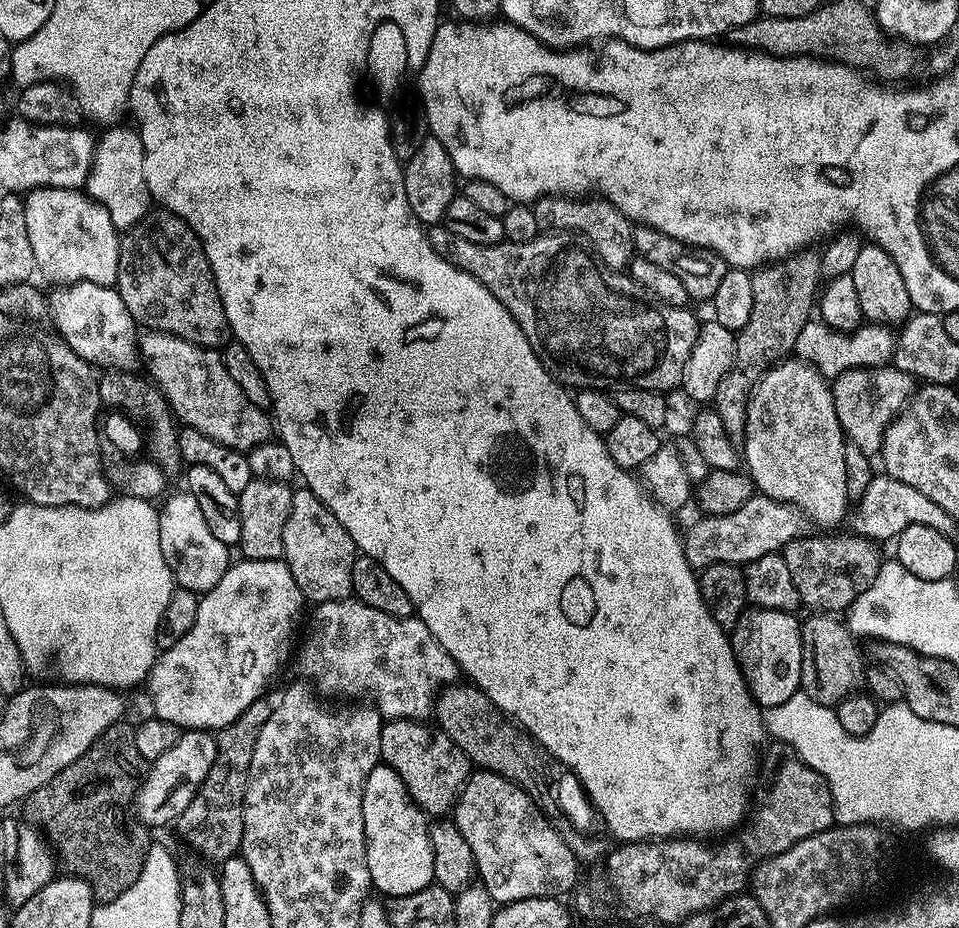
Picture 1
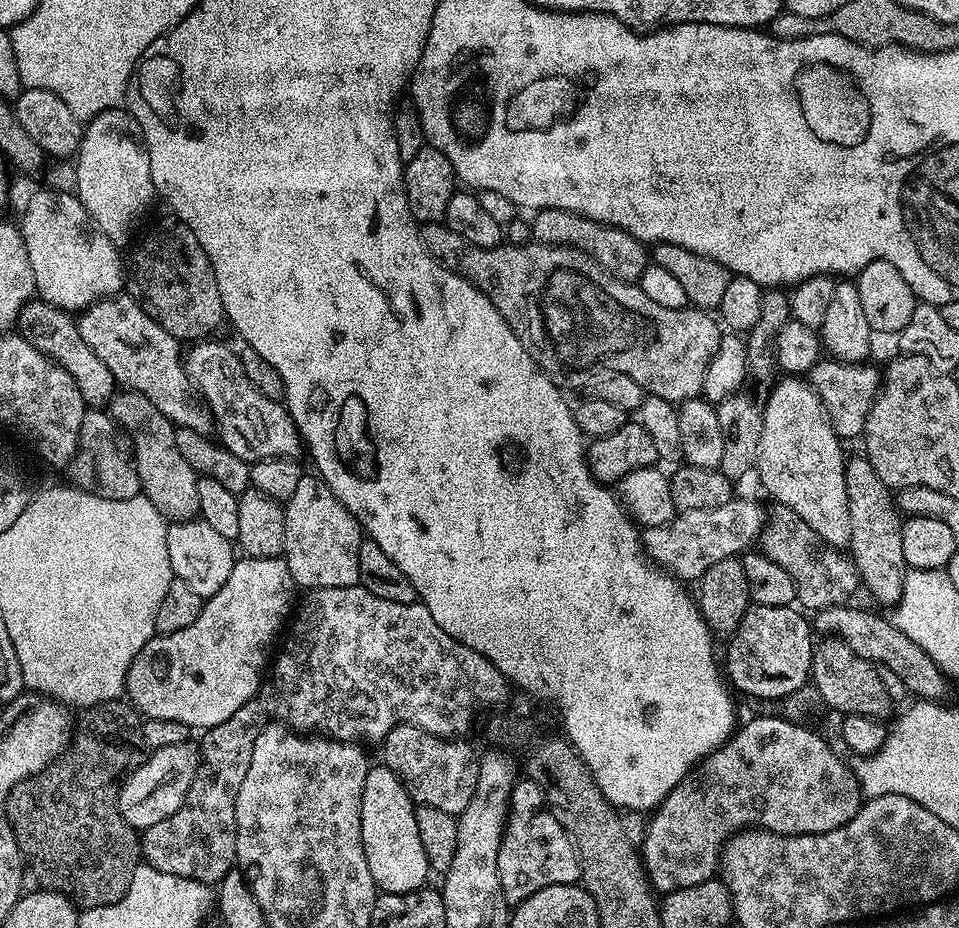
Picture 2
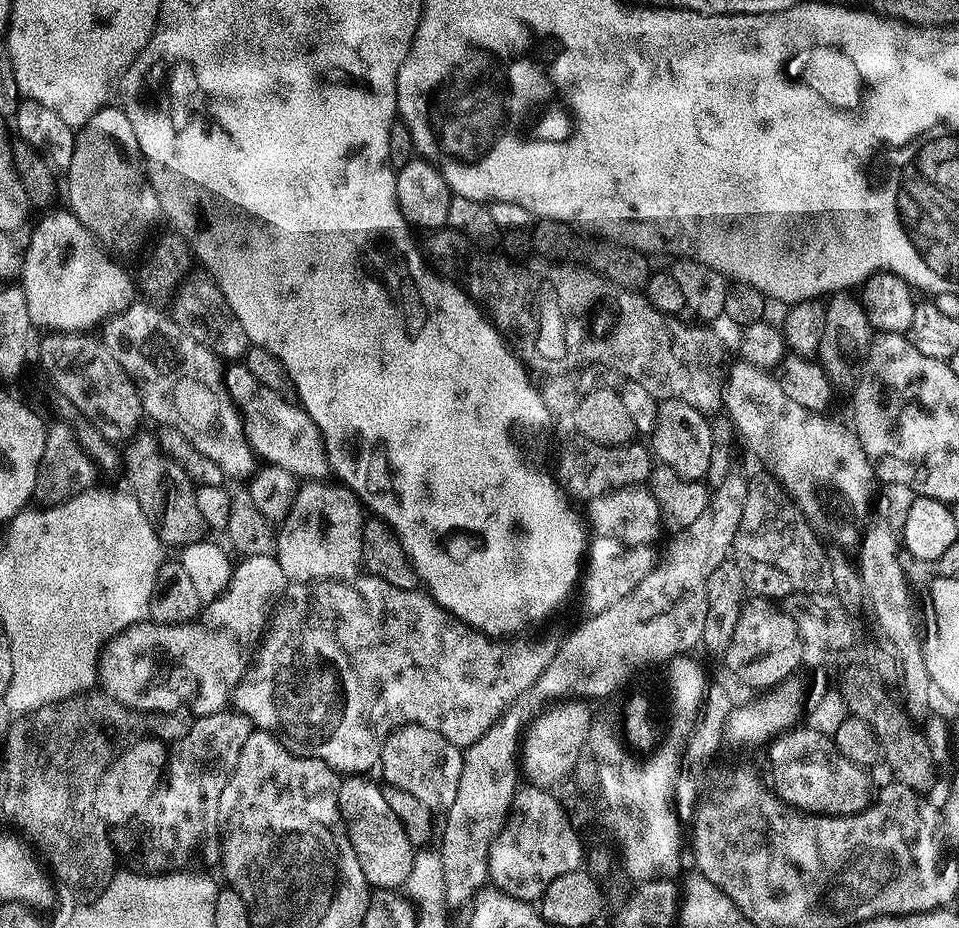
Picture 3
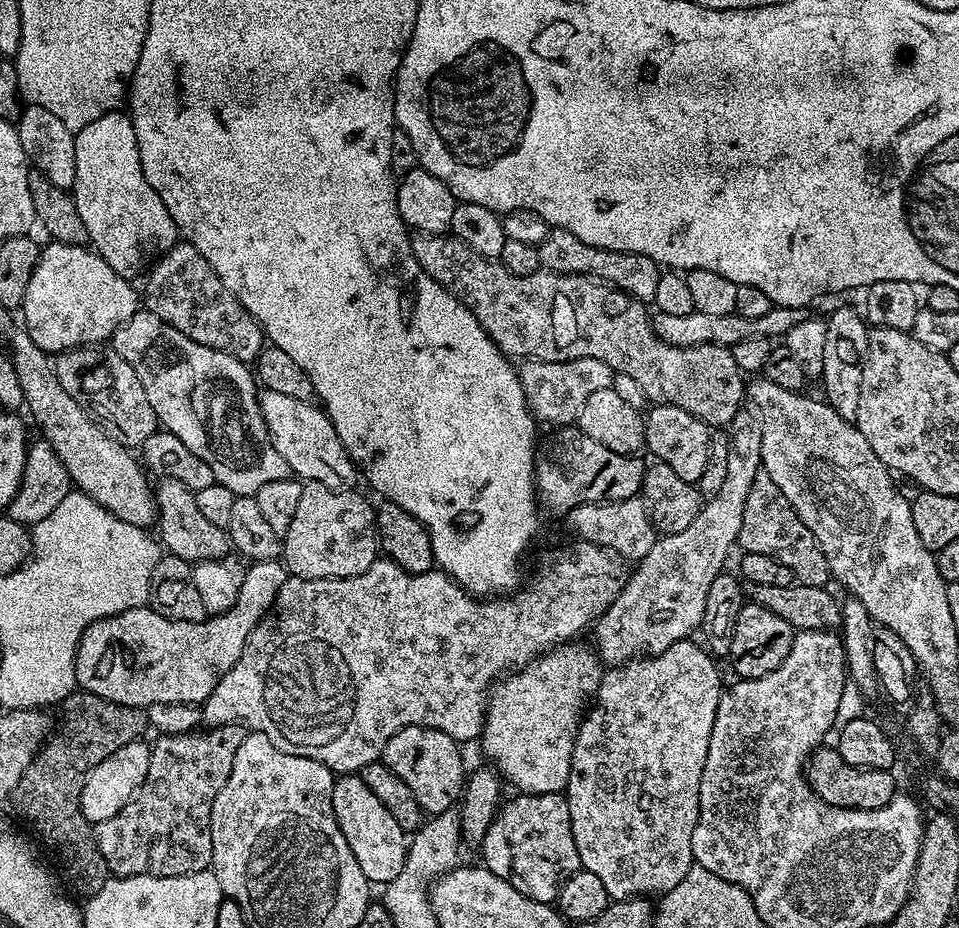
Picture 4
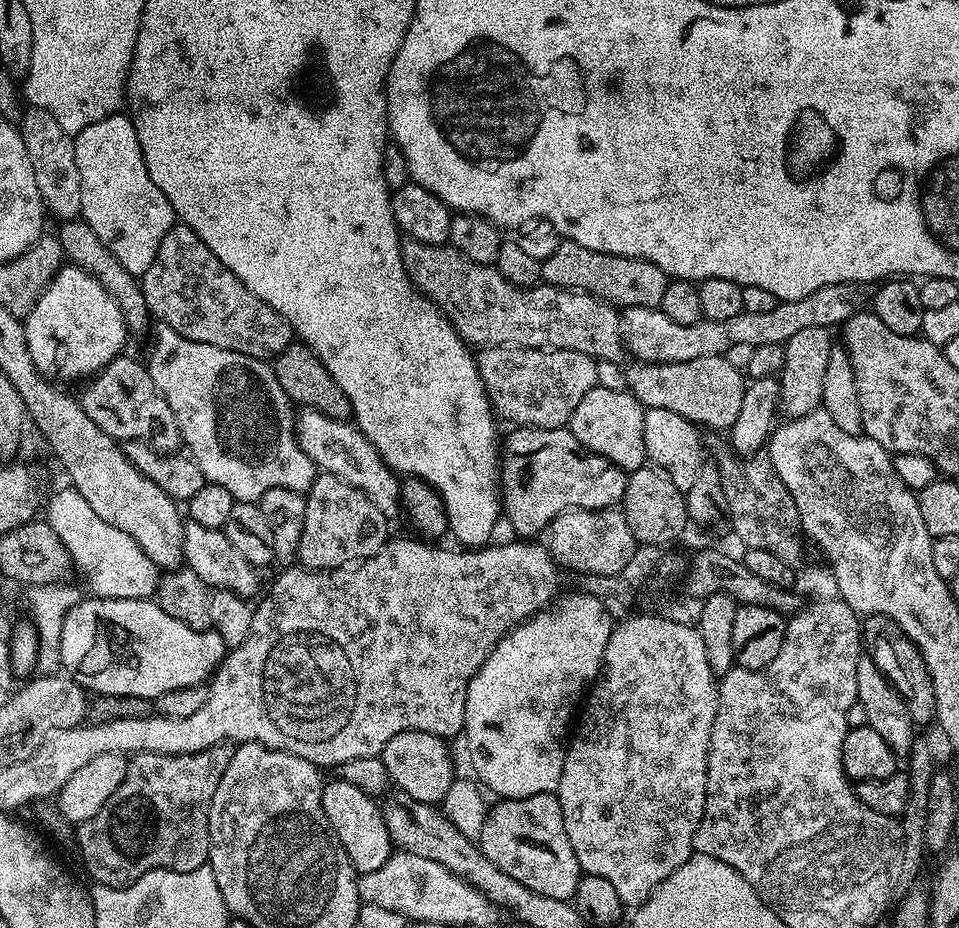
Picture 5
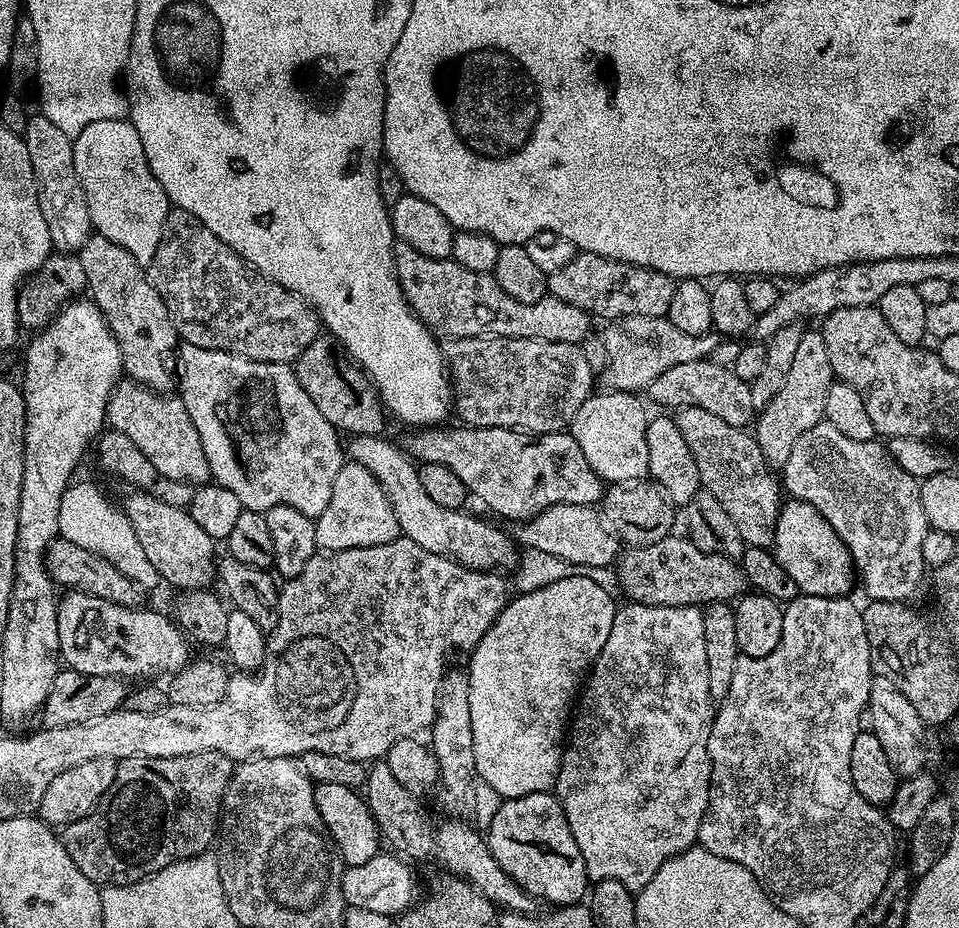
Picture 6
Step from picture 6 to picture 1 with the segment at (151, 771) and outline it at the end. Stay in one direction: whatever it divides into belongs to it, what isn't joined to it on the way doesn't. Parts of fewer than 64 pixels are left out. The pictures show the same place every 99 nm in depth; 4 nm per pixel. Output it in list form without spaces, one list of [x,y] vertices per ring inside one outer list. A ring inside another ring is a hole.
[[[261,698],[250,702],[232,724],[219,729],[216,737],[216,757],[214,766],[210,766],[210,774],[202,782],[198,794],[192,804],[176,821],[174,829],[197,852],[208,860],[223,862],[240,852],[240,843],[244,833],[244,795],[248,789],[250,774],[250,758],[254,758],[254,742],[258,742],[258,734],[262,734],[262,726],[270,718],[273,701]]]

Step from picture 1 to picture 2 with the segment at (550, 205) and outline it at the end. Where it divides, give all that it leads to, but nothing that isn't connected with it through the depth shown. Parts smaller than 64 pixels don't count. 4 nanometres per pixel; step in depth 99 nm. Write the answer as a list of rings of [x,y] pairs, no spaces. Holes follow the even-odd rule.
[[[542,208],[531,217],[532,240],[538,244],[561,244],[567,248],[582,250],[594,262],[608,271],[614,278],[629,282],[639,282],[642,274],[648,269],[650,252],[640,241],[635,240],[626,230],[615,228],[609,224],[599,224],[585,216],[574,214],[570,210]]]

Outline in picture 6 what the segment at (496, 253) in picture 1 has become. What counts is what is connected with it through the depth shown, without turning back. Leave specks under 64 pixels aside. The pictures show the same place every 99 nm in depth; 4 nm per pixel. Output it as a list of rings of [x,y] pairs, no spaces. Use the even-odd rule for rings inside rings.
[[[401,240],[394,244],[394,263],[413,314],[437,337],[530,338],[580,344],[589,335],[588,313],[562,302],[562,298],[546,295],[538,302],[514,302],[489,273],[466,270],[451,258],[426,258],[426,254],[418,254],[414,246],[406,246]],[[691,360],[685,364],[666,370],[654,382],[648,385],[647,395],[652,395],[656,404],[665,404],[668,410],[685,408],[686,406],[702,406],[702,410],[710,410],[710,414],[718,414],[722,422],[730,422],[730,426],[747,429],[754,420],[752,406],[751,383],[732,372],[727,364],[716,364],[711,360]]]

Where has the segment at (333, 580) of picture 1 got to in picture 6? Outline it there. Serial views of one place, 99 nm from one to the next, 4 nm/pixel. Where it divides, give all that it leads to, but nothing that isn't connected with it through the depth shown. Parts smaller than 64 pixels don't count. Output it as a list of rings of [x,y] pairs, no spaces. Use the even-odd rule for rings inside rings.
[[[345,462],[334,478],[334,490],[330,494],[330,506],[315,517],[316,547],[325,553],[354,550],[366,546],[382,546],[391,540],[401,539],[398,518],[386,498],[380,483],[366,470],[366,466]]]

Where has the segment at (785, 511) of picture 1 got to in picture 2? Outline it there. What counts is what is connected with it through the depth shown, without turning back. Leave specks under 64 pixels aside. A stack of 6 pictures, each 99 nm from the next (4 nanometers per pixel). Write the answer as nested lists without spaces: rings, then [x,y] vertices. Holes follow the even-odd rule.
[[[733,498],[730,502],[726,502],[726,506],[680,512],[666,526],[643,529],[642,543],[644,551],[661,569],[671,572],[681,581],[689,582],[688,580],[692,580],[692,582],[696,582],[706,570],[710,570],[710,566],[714,566],[714,562],[722,562],[731,556],[739,557],[749,551],[759,541],[765,527],[766,508],[760,504],[755,504],[752,500]]]

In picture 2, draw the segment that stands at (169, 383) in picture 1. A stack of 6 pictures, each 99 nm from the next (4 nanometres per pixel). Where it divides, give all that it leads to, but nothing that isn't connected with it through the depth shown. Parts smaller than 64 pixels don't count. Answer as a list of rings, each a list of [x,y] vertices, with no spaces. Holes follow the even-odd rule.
[[[205,338],[193,343],[189,352],[187,349],[183,362],[191,387],[212,413],[215,435],[220,435],[217,436],[219,443],[238,454],[238,458],[249,462],[299,457],[302,441],[287,407],[280,400],[258,394],[242,370],[239,355],[218,341]]]

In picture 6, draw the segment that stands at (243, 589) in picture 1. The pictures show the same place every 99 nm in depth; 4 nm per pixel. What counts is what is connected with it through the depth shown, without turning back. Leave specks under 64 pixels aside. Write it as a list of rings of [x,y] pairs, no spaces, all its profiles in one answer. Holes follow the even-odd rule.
[[[68,590],[59,597],[56,605],[56,617],[58,618],[58,646],[60,647],[60,658],[73,672],[81,672],[87,676],[119,676],[121,678],[129,678],[128,676],[148,676],[144,678],[152,678],[152,675],[154,675],[155,672],[165,672],[165,674],[179,672],[190,659],[190,653],[188,653],[190,644],[184,633],[180,631],[179,627],[177,627],[169,617],[168,621],[162,613],[151,612],[147,606],[141,606],[139,608],[123,608],[114,602],[106,602],[106,598],[94,598],[86,592]]]

